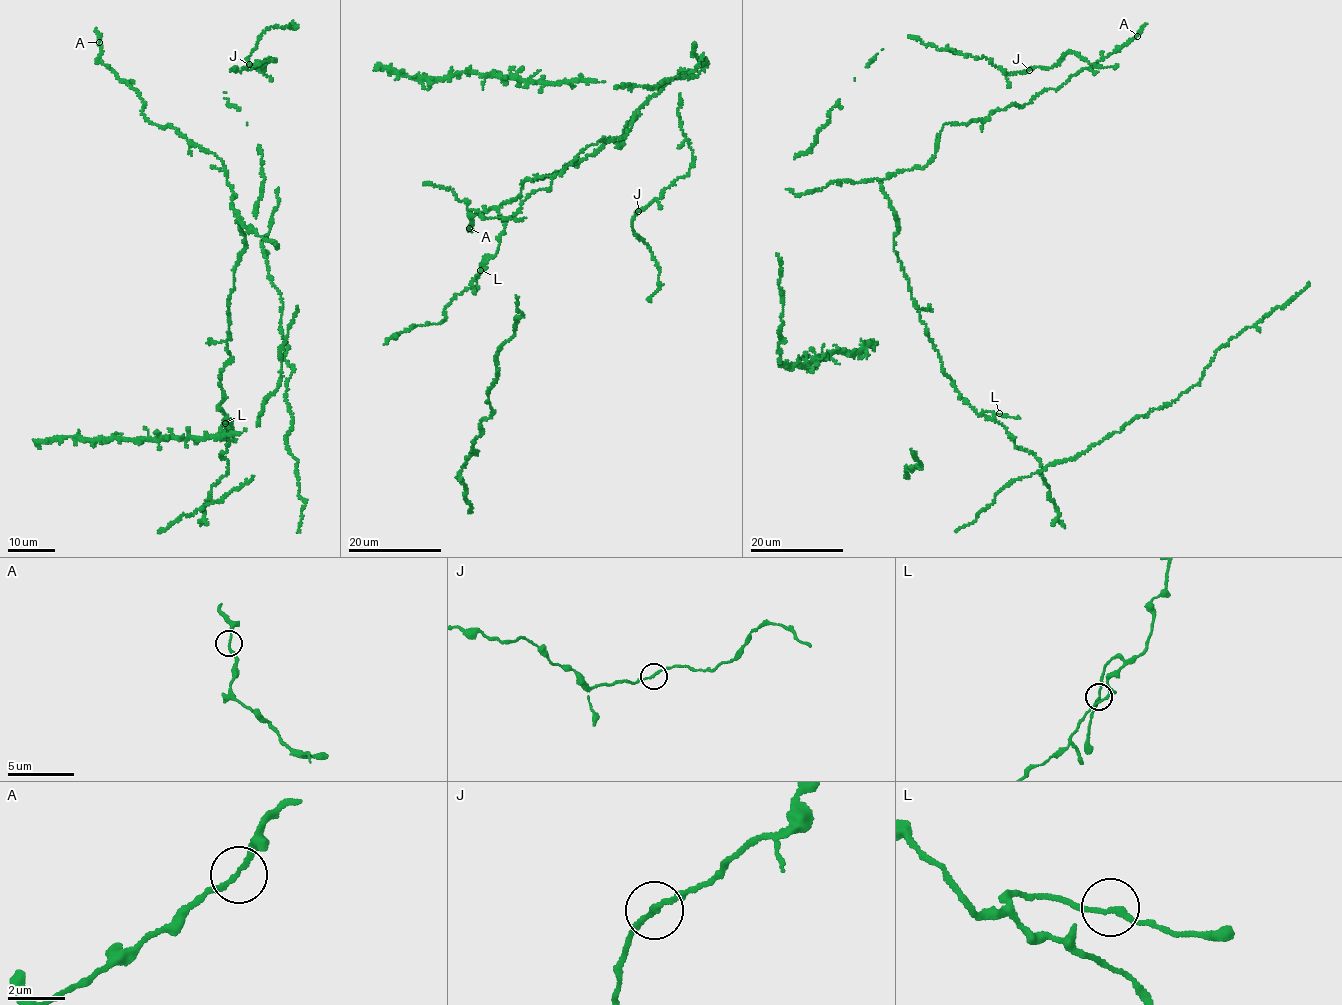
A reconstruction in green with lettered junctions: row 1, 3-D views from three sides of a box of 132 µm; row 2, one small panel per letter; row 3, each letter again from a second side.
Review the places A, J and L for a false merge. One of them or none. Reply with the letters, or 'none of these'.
none of these

